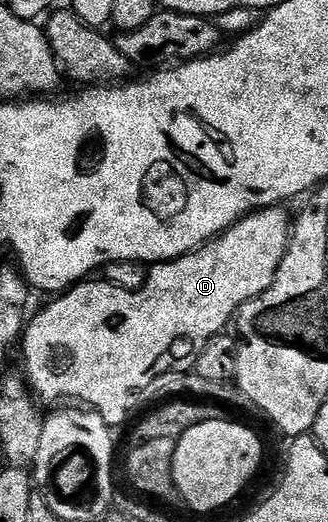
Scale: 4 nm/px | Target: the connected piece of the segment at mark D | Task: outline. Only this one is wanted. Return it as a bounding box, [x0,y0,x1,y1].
[19,206,291,425]

